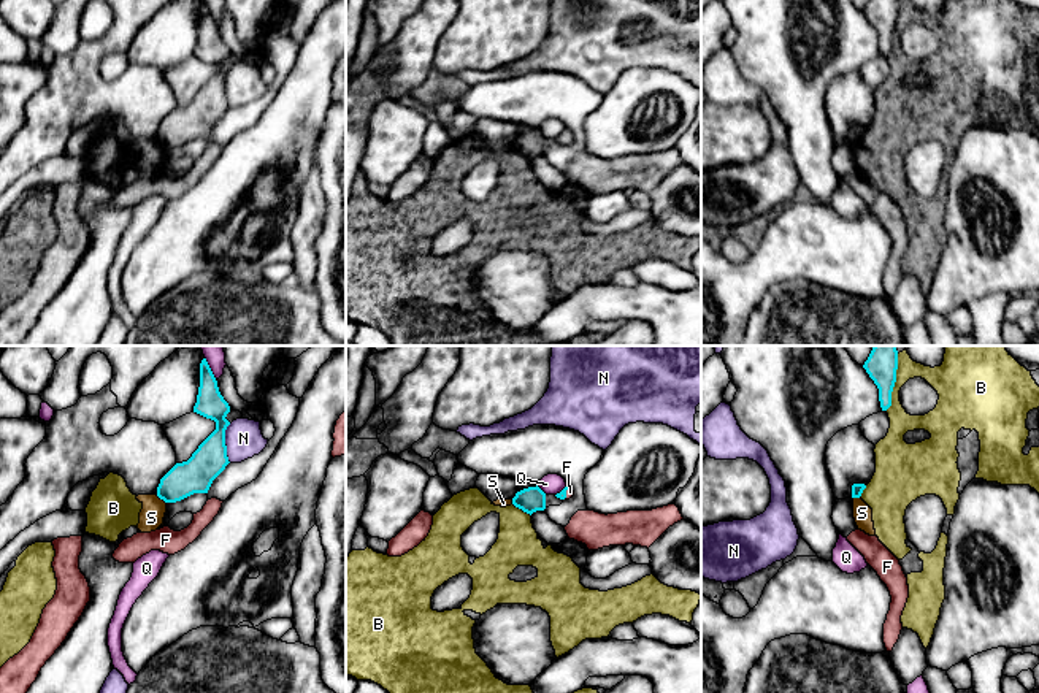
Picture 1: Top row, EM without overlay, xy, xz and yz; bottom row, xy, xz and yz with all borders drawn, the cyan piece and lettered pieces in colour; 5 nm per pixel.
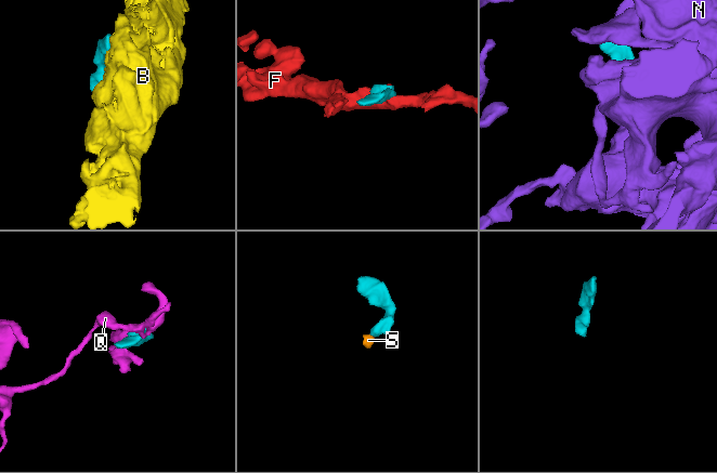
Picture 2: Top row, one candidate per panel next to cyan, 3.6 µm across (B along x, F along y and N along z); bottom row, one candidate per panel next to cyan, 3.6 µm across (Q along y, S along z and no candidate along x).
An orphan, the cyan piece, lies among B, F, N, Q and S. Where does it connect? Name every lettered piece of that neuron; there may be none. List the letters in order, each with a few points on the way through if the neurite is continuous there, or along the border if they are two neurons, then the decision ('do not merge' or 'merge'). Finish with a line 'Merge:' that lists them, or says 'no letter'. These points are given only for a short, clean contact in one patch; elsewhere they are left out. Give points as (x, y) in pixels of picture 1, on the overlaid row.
B: do not merge
F: across xz (562, 495), (565, 492), (570, 492) | merge
N: along xy (230, 424), (226, 430), (226, 455), (229, 462) | do not merge
Q: do not merge
S: along xy (156, 495), (165, 503) | do not merge
Merge: F

